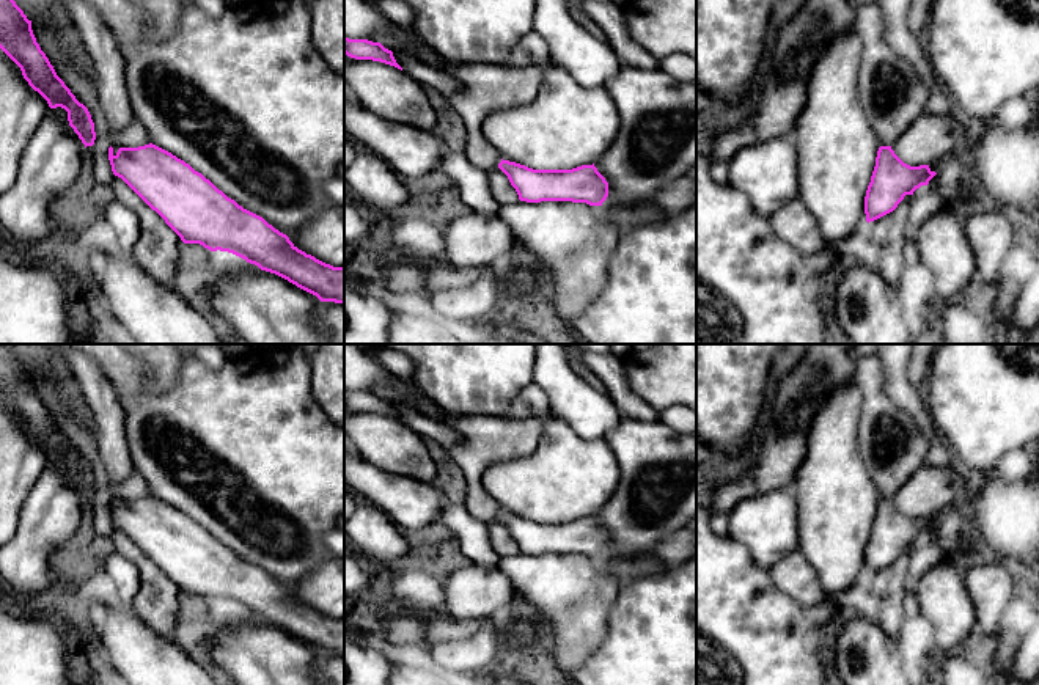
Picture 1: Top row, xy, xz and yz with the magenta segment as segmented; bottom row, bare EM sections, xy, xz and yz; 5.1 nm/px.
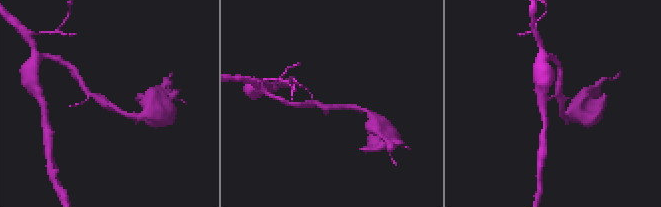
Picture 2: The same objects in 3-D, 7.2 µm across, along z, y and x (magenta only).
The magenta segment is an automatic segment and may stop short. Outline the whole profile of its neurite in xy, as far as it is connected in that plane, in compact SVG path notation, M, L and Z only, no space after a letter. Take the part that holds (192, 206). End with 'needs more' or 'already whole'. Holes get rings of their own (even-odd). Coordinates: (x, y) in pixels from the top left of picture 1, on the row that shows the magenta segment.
M149 143L138 148L108 148L115 176L121 178L184 244L200 244L211 251L228 251L261 270L275 273L297 288L316 295L321 302L344 303L344 266L333 267L299 250L286 234L263 217L244 209L228 198L201 173L171 152Z | already whole

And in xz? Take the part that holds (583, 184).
M501 159L498 168L508 176L520 201L572 201L602 206L608 196L608 182L594 163L572 170L533 170Z | already whole

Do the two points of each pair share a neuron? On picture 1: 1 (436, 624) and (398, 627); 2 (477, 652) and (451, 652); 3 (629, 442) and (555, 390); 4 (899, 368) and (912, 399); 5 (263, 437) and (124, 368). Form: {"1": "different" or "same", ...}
{"1": "same", "2": "same", "3": "different", "4": "same", "5": "same"}

